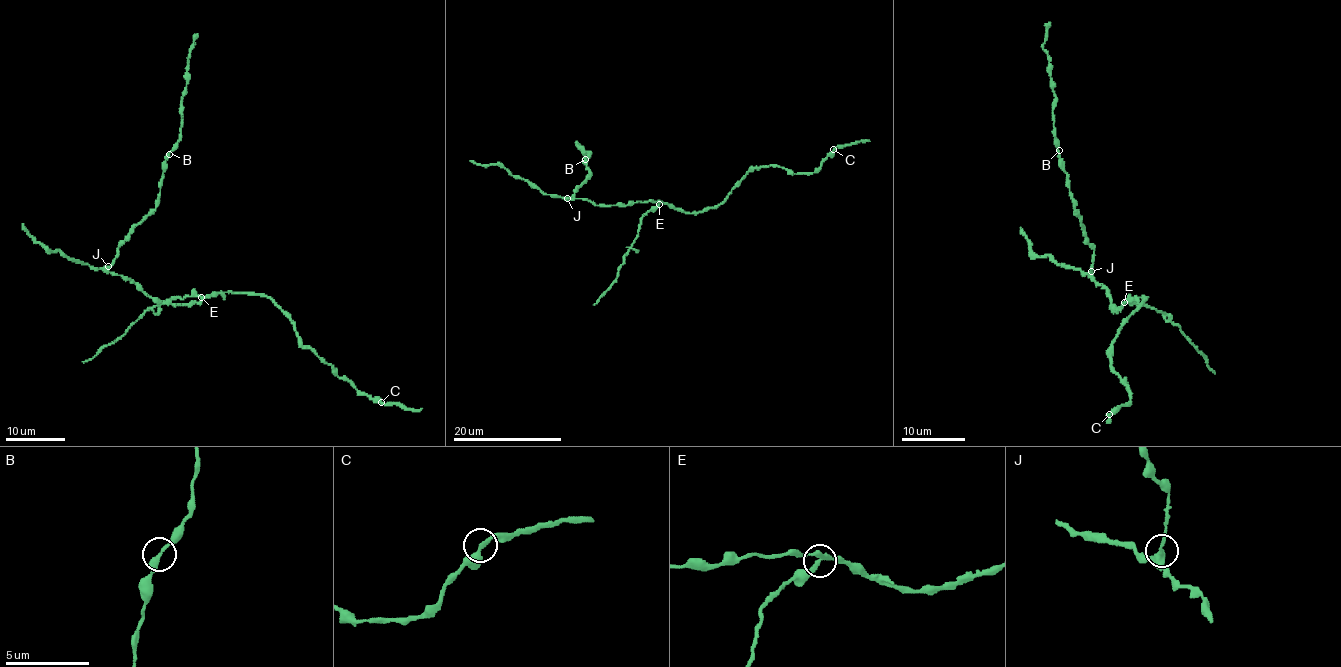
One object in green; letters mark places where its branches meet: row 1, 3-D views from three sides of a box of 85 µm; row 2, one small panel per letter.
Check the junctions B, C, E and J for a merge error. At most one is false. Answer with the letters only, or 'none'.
E

